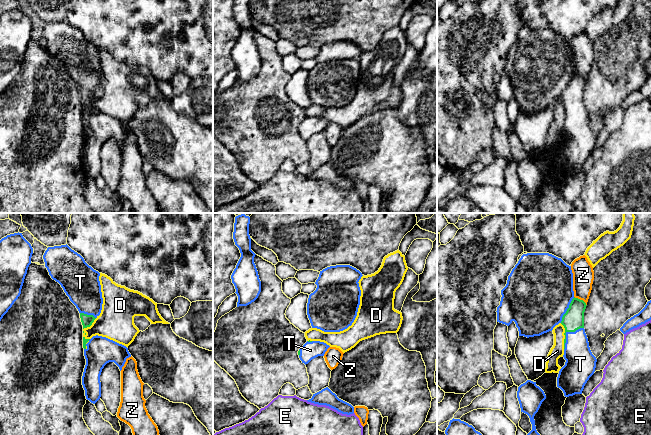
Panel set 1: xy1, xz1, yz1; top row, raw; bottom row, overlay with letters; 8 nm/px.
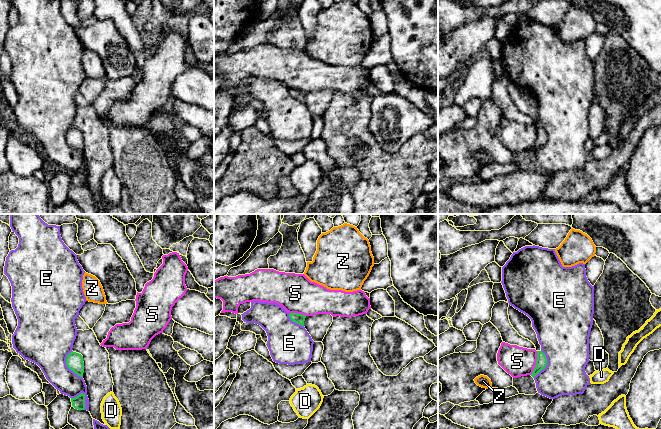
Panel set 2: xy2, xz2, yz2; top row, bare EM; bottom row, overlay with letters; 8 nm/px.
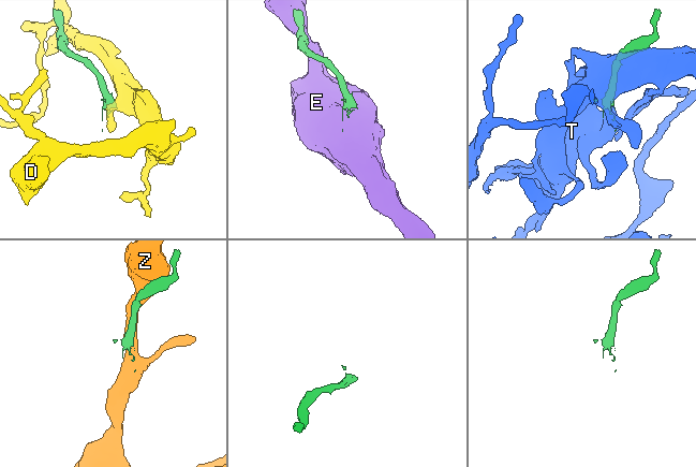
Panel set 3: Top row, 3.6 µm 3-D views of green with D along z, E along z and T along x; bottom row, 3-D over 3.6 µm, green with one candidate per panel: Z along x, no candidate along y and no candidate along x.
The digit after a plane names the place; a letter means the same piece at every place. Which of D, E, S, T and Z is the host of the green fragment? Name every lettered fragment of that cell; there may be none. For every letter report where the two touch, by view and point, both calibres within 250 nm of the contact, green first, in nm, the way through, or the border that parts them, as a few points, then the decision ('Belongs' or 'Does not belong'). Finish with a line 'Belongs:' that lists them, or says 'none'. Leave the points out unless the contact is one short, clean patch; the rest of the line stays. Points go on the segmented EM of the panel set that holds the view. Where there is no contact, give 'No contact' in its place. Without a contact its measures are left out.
D: Touches green at xy1 (83, 328). Thickness 90 nm (green) against 260 nm. Boundary: xy1 (96, 318), (83, 329), (88, 340), (85, 343). Does not belong
E: Touches green at xy2 (67, 366). Thickness 140 nm (green) against 380 nm. Does not belong
S: Touches green at yz2 (536, 363). Thickness 90 nm (green) against 240 nm. Boundary: yz2 (537, 351), (536, 364), (530, 374). Does not belong
T: Touches green at yz1 (565, 333). Thickness 170 nm (green) against 220 nm. Belongs
Z: Touches green at yz1 (581, 300). Thickness 170 nm (green) against 180 nm. Does not belong
Belongs: T

